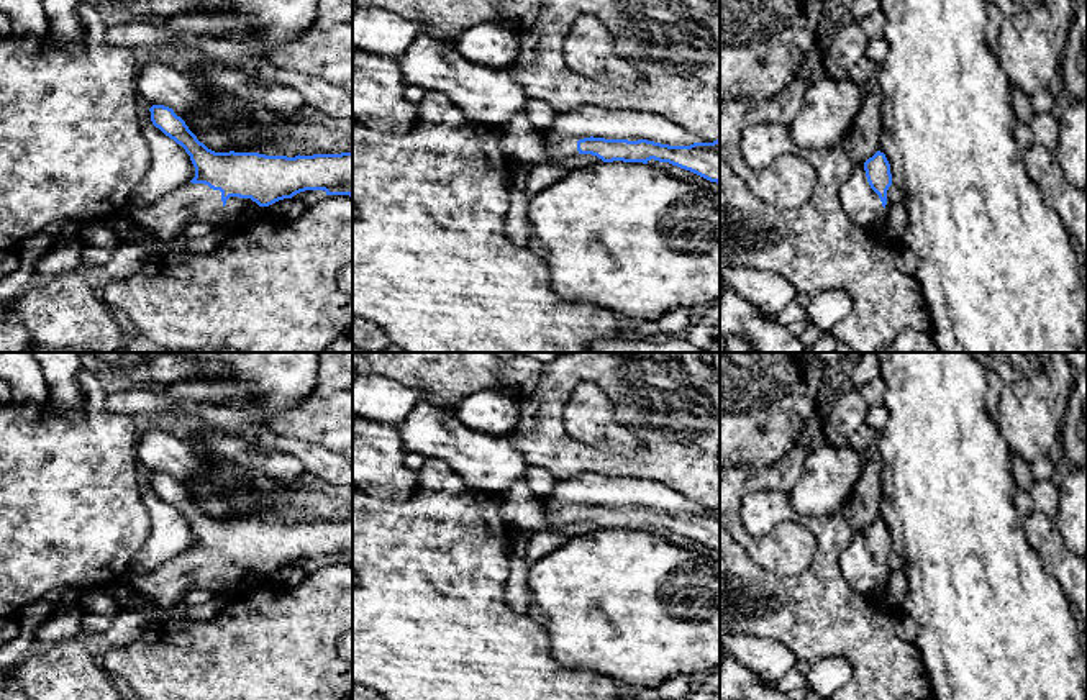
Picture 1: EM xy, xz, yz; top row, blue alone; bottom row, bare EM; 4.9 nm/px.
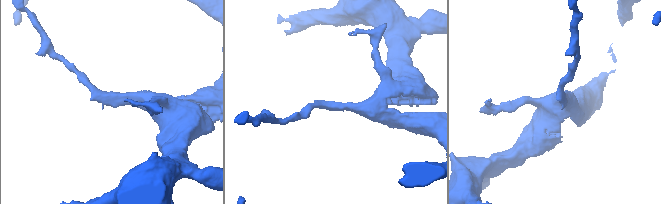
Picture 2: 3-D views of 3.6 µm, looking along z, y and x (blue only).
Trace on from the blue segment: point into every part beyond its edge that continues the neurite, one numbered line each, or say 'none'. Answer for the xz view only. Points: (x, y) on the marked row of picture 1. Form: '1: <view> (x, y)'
1: xz (561, 136)

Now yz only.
1: yz (863, 205)

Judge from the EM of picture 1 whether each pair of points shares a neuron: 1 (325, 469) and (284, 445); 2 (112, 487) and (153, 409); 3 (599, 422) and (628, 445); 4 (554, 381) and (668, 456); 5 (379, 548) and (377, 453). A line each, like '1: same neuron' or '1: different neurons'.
1: same neuron
2: different neurons
3: same neuron
4: same neuron
5: different neurons

